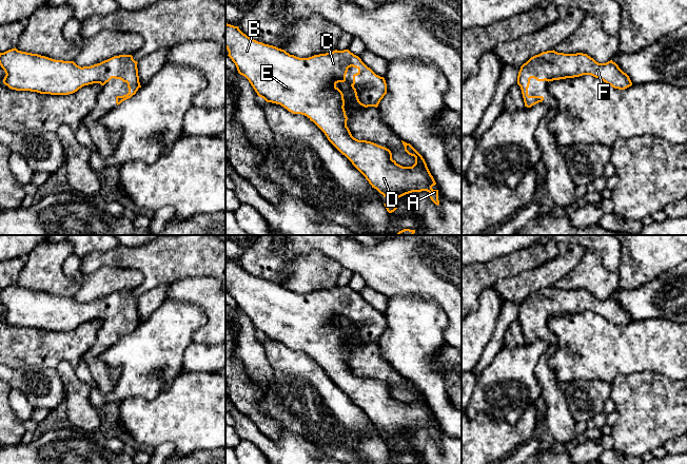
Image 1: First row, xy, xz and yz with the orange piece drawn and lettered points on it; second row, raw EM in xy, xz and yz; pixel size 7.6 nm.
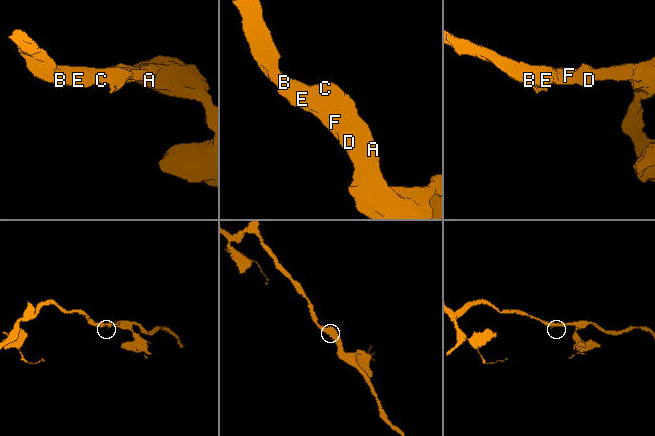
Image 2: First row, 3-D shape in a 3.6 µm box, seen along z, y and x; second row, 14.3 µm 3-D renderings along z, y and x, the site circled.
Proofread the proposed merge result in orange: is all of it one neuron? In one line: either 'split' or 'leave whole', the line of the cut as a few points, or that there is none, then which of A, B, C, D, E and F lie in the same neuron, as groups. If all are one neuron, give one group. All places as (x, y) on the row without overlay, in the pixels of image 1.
leave whole | no cut | A B C D E F

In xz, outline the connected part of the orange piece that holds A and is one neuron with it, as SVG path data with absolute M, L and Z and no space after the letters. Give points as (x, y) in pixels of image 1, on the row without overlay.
M225 259L225 285L238 309L249 316L259 333L267 339L280 341L293 350L307 352L325 369L328 376L352 399L372 424L388 436L384 441L389 449L398 444L399 433L412 428L427 427L430 429L431 437L439 441L438 426L432 425L436 419L423 392L410 380L401 376L405 387L415 393L415 400L412 403L403 403L392 395L389 385L354 374L347 363L348 353L344 344L344 330L336 321L346 317L349 304L353 303L358 306L353 311L351 323L360 342L377 344L387 330L385 314L376 311L358 292L349 286L335 286L309 294L299 294L290 291L284 286L258 278L243 270L238 263L228 259Z

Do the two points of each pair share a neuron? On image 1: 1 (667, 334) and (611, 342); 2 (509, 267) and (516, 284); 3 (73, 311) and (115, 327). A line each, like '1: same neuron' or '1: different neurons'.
1: same neuron
2: different neurons
3: same neuron

